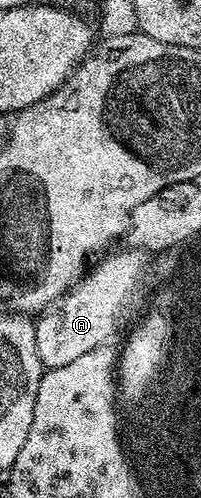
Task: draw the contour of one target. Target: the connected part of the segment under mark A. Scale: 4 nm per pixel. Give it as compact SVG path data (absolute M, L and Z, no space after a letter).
M138 249L119 251L122 252L103 256L101 262L95 268L93 266L54 308L47 310L35 322L36 347L43 368L62 367L80 359L98 345L107 344L116 330L143 312L148 299L143 252Z

